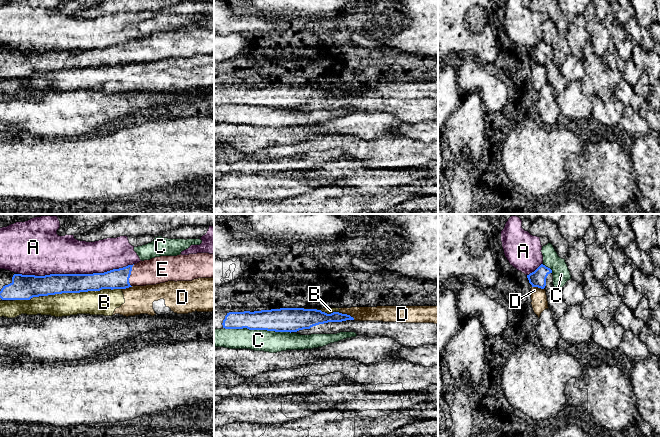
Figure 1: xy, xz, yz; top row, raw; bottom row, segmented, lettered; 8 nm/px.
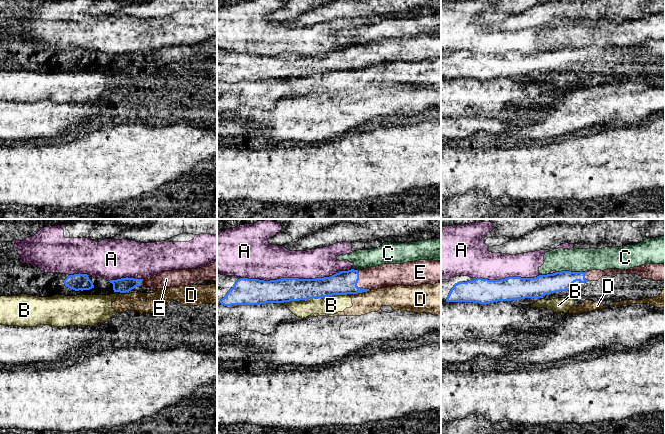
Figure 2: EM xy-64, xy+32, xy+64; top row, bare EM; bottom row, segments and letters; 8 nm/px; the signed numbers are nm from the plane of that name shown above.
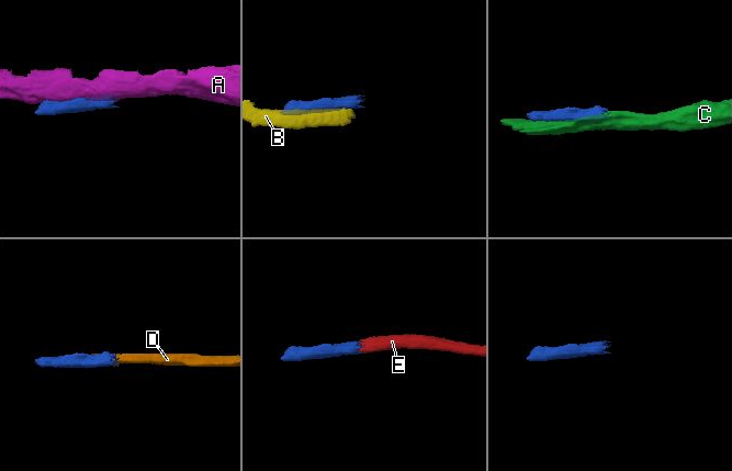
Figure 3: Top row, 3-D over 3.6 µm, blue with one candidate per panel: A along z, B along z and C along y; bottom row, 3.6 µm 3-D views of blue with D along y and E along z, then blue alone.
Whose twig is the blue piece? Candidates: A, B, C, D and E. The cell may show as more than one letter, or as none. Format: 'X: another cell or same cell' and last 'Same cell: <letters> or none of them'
A: another cell
B: another cell
C: another cell
D: another cell
E: same cell
Same cell: E

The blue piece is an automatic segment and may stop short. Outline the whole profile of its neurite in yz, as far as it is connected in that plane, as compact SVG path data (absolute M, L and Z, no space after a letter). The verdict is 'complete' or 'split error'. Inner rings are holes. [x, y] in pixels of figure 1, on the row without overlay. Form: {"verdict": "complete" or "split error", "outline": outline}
{"verdict": "complete", "outline": "M541 40L534 48L527 51L527 54L532 63L544 65L546 62L546 54L550 49L552 49L552 46Z"}

